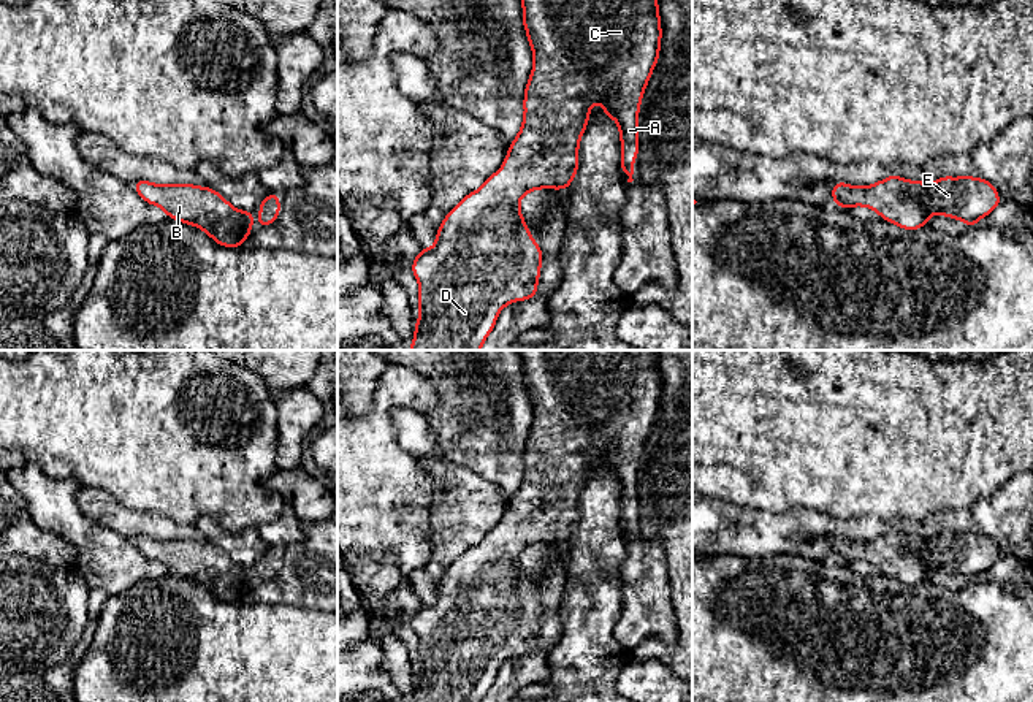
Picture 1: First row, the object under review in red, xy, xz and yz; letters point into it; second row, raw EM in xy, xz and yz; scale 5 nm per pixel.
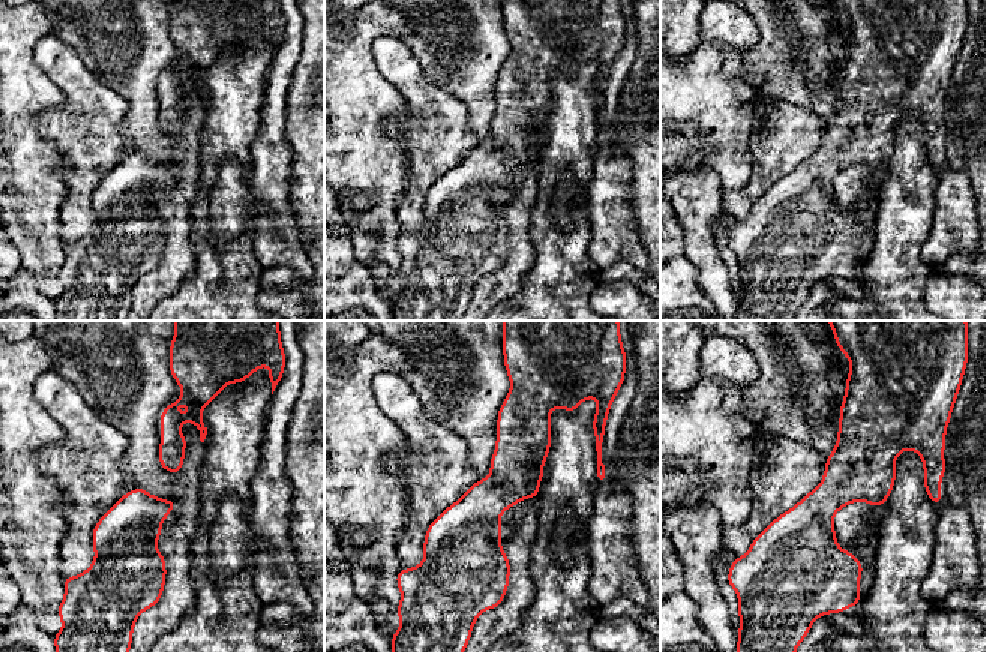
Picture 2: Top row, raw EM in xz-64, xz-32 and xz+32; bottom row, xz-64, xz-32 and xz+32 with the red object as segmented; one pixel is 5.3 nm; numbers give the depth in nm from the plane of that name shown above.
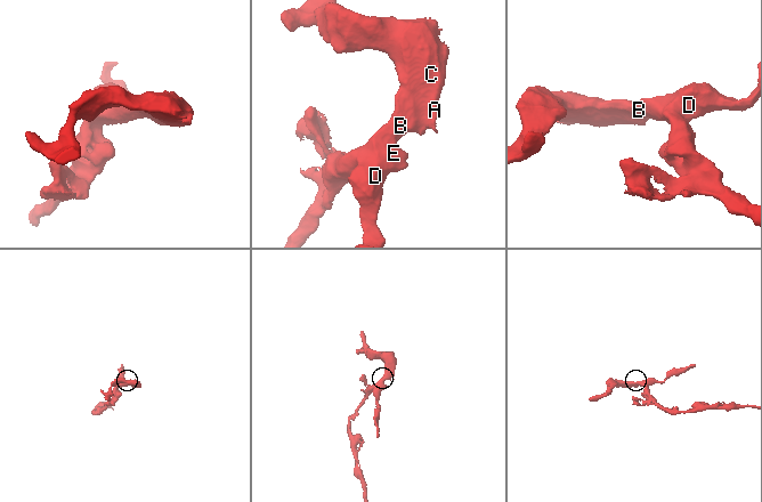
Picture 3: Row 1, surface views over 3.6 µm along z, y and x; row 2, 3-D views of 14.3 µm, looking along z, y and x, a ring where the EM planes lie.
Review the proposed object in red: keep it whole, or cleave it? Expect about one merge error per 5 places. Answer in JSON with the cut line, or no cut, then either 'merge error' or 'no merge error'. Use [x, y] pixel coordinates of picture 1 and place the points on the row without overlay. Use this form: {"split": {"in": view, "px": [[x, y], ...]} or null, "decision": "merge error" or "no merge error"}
{"split": null, "decision": "no merge error"}

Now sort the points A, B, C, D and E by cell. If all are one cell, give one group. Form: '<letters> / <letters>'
A B C D E

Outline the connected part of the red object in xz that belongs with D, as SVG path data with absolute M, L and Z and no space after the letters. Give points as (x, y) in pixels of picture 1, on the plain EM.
M520 350L523 379L534 407L534 423L524 444L524 474L502 523L464 551L444 574L436 599L421 604L412 618L420 639L420 673L410 702L482 702L497 669L510 658L532 654L543 613L520 567L520 555L536 544L569 544L578 525L578 498L589 475L589 461L602 458L604 471L618 477L621 525L632 537L638 510L638 461L661 404L658 350Z

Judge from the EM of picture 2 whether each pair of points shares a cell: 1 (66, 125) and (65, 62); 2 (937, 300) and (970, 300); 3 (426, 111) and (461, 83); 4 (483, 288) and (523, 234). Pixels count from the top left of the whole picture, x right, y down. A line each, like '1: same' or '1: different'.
1: same
2: same
3: different
4: same

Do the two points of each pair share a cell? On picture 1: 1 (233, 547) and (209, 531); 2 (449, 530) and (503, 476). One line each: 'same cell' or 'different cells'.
1: same cell
2: different cells

